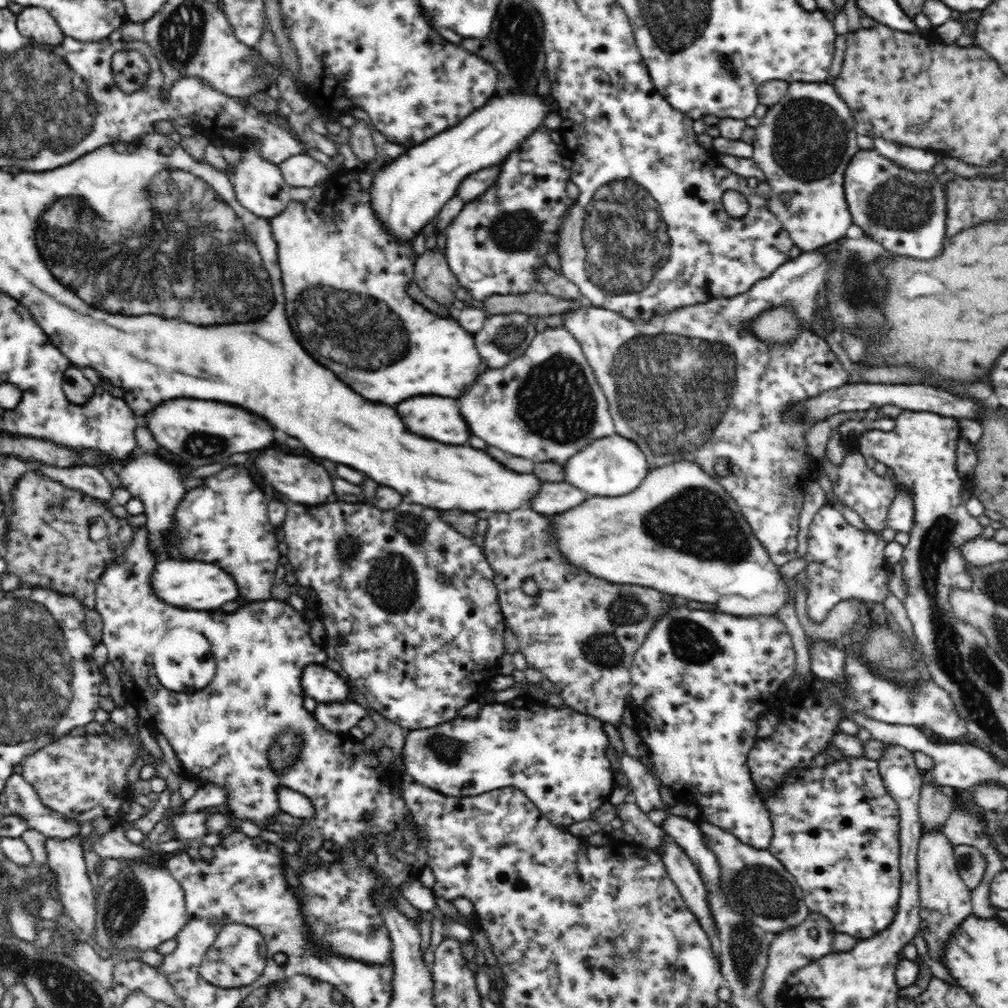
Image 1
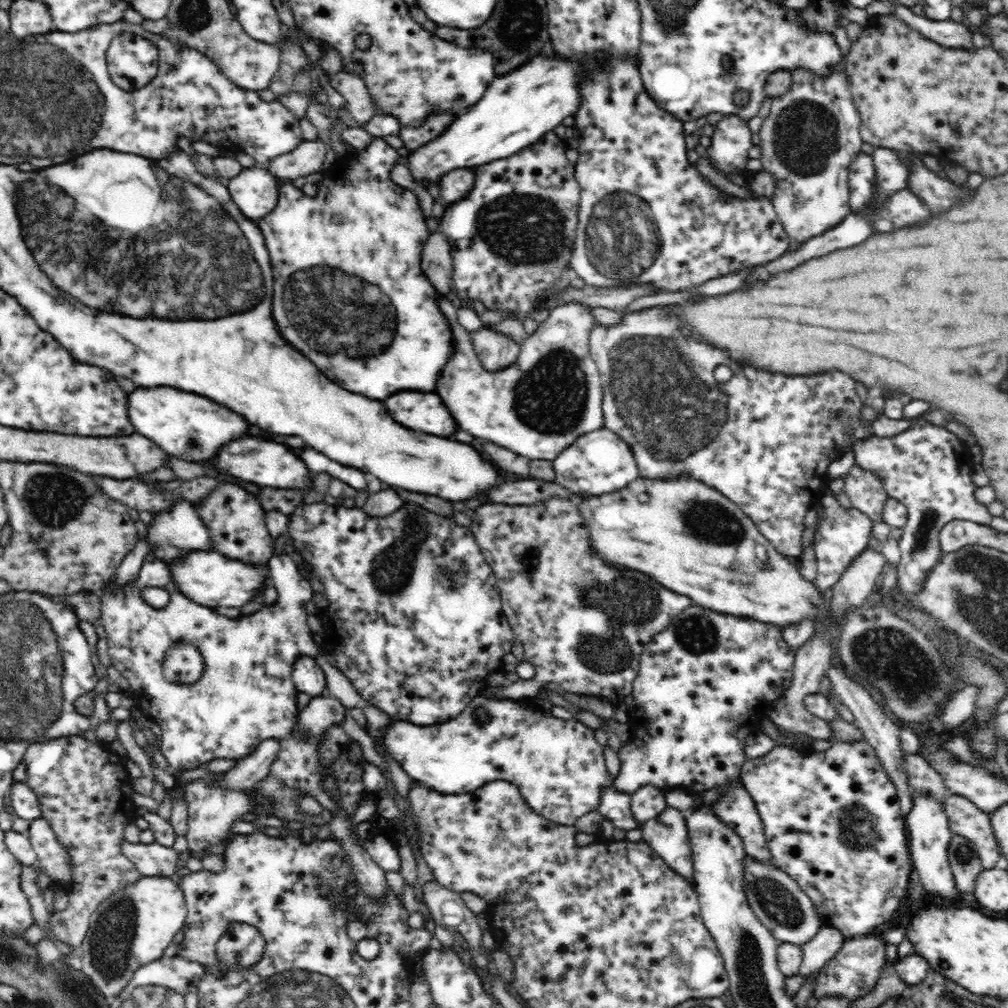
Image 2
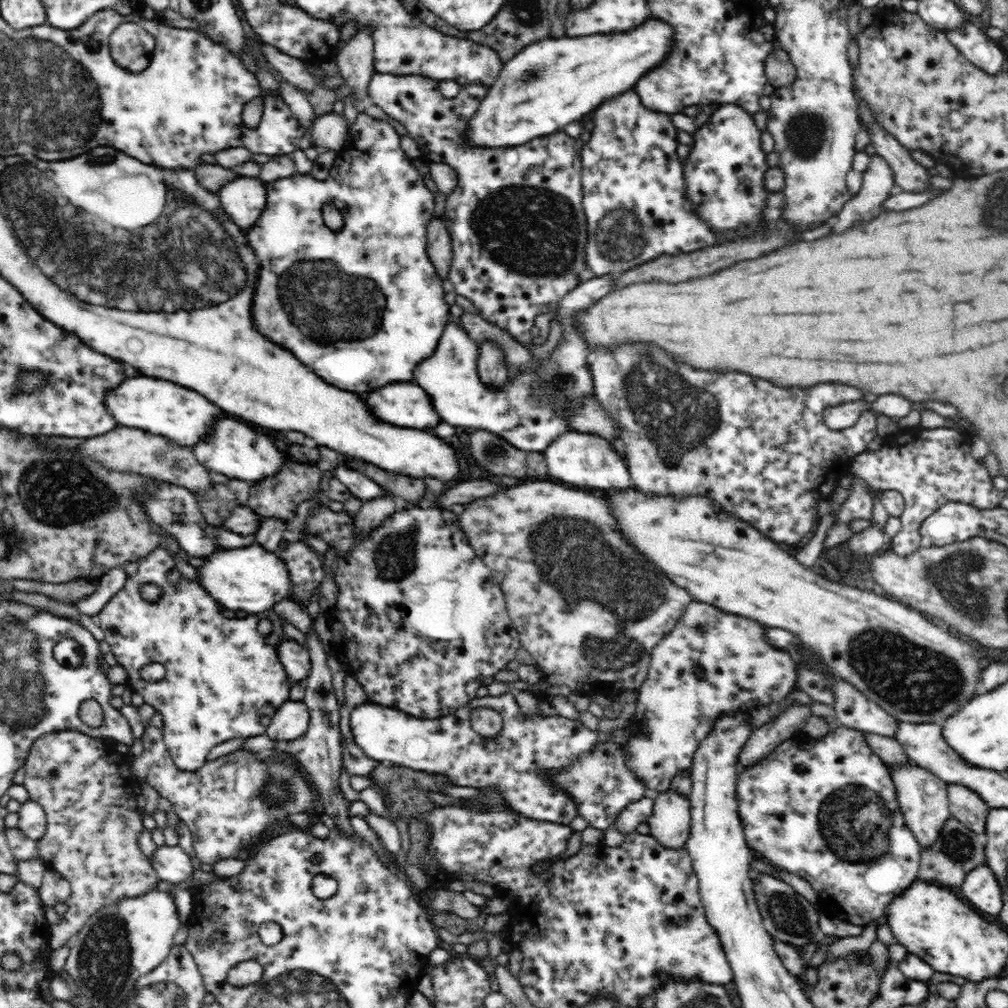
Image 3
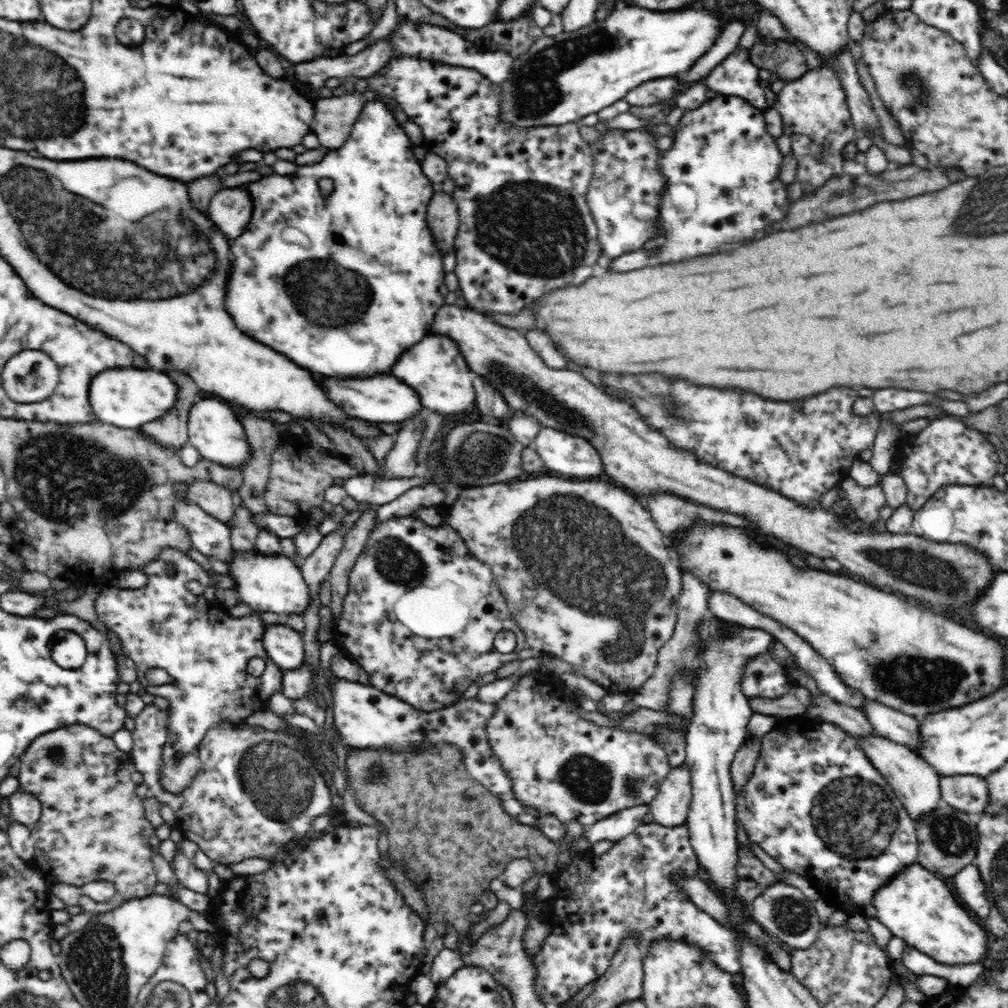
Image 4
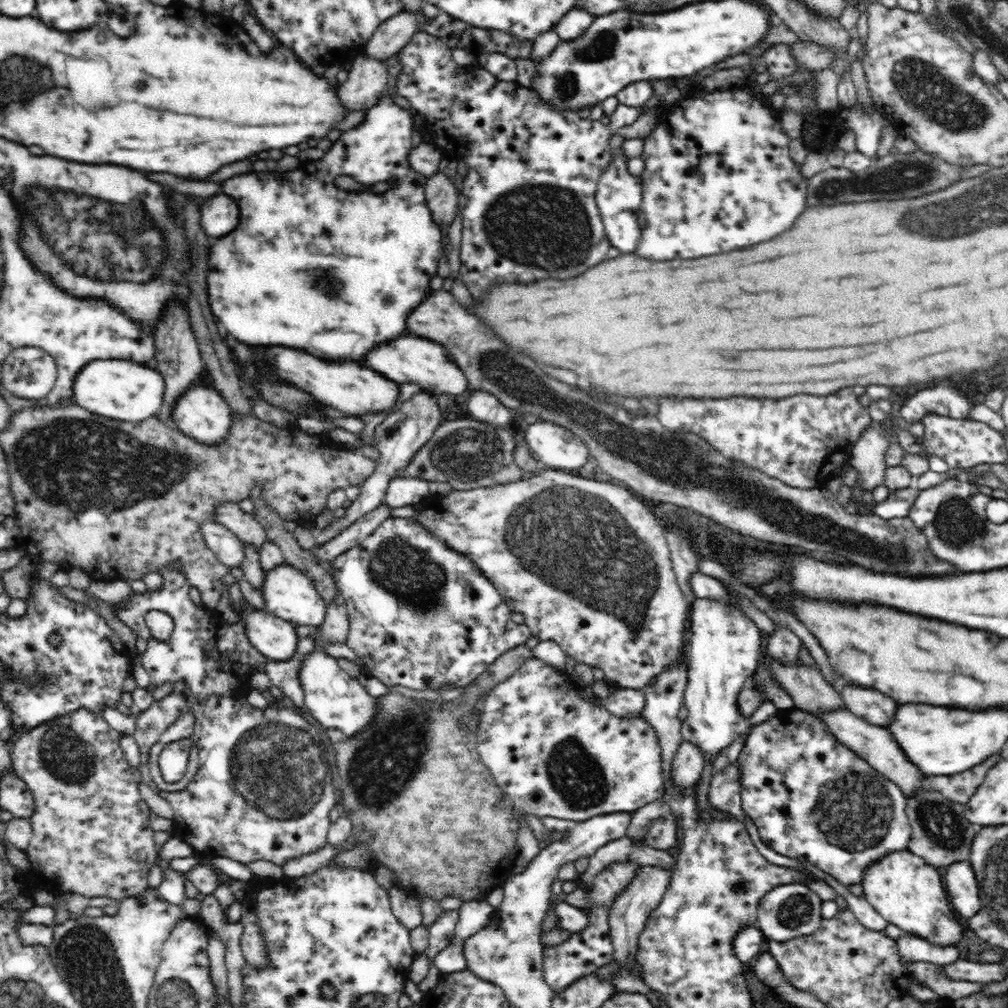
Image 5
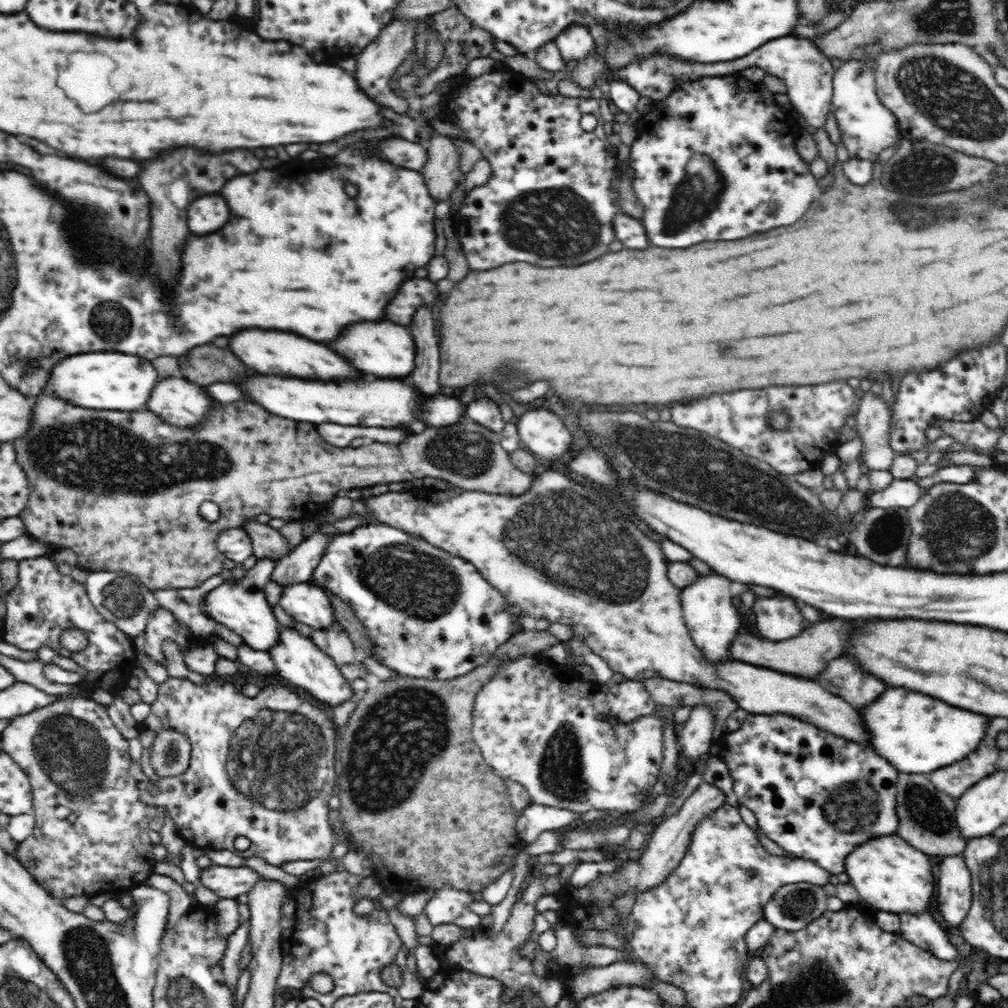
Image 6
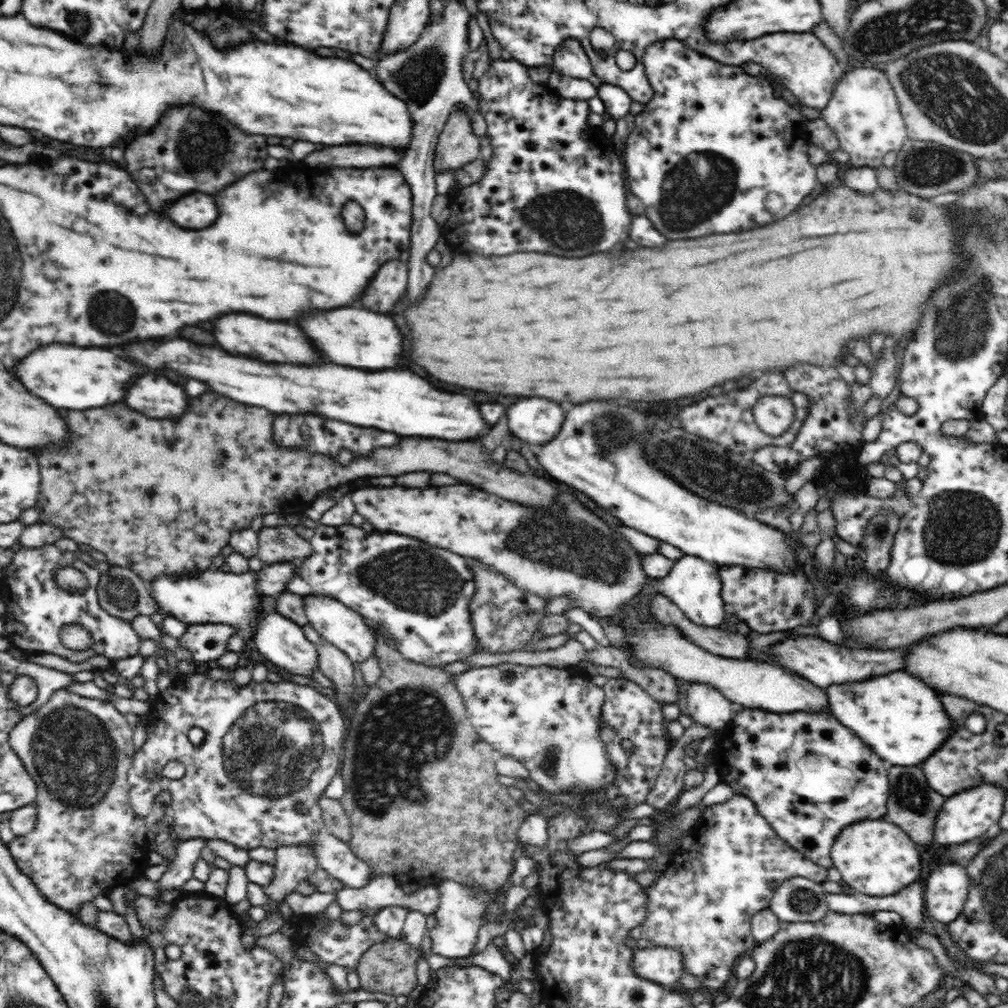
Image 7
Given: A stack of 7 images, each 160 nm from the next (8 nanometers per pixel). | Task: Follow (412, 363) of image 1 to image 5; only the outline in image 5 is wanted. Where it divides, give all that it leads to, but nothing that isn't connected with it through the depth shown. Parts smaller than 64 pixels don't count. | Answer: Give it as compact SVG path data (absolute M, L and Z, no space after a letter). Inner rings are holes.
M384 95L372 108L366 112L366 118L362 124L344 132L338 142L328 150L328 154L320 160L310 158L303 162L296 169L288 172L258 172L258 174L238 174L230 180L221 184L222 192L236 198L236 203L240 206L240 224L234 232L230 232L224 238L218 238L216 244L212 244L210 252L210 264L212 272L208 274L208 298L214 316L218 322L224 326L224 330L238 338L240 342L252 344L252 346L286 346L286 348L296 348L296 350L306 350L308 354L322 358L322 360L354 360L360 362L364 356L390 340L396 340L398 336L409 333L406 327L406 320L414 308L420 306L422 300L426 300L432 294L430 280L437 275L438 262L442 258L443 244L440 225L434 222L431 210L428 208L425 197L425 186L427 178L415 172L408 161L408 152L414 149L412 144L412 133L414 128L413 115L411 110L394 103L392 96ZM336 176L352 176L356 182L362 184L362 190L358 192L346 192L334 186ZM392 180L392 186L385 192L376 193L370 190L378 182Z

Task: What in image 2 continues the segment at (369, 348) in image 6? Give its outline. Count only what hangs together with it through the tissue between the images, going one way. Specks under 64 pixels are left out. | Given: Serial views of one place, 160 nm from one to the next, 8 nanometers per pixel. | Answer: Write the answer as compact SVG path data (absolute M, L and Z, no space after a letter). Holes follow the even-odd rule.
M445 296L437 300L452 329L454 354L446 362L442 378L438 382L438 394L442 396L446 408L452 412L456 424L470 432L476 438L490 440L498 446L504 446L520 456L530 460L554 460L564 448L568 448L582 434L604 428L602 404L605 399L601 376L597 364L589 351L589 334L595 320L592 308L579 302L568 302L558 308L552 308L549 316L537 329L527 336L521 345L516 362L507 372L490 372L479 361L473 350L472 339L468 331L458 322L457 308Z

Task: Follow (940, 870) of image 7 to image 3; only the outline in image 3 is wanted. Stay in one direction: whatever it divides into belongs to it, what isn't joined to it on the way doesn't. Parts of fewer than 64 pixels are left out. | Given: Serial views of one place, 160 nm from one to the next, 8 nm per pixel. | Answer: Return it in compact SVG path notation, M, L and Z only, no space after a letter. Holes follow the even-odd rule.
M981 865L974 871L968 872L964 882L960 884L960 890L978 911L1000 914L1004 904L1002 887L988 866Z

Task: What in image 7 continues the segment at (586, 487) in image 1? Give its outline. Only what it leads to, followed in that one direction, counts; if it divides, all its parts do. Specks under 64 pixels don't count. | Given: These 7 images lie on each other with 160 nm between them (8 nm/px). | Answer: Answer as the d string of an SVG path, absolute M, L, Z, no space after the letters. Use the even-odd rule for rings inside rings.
M524 398L508 408L507 424L511 434L530 446L546 444L558 436L564 410L546 398Z

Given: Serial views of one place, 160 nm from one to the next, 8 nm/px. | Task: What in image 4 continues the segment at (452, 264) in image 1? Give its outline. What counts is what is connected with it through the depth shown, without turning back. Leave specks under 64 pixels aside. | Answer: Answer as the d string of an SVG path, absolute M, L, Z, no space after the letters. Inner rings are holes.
M396 56L386 63L377 73L368 77L368 88L377 92L384 98L394 98L400 110L408 115L408 120L416 123L422 128L424 145L428 152L441 156L448 165L448 175L453 179L455 189L453 197L459 214L459 229L455 238L455 274L459 282L459 289L462 290L462 297L468 306L475 311L485 314L518 314L522 308L530 306L534 300L542 298L550 290L556 288L568 288L568 286L580 286L588 276L594 274L596 260L600 256L598 246L598 227L594 217L587 205L587 190L594 174L593 150L594 144L586 143L579 133L578 122L567 123L563 126L540 126L530 129L520 129L504 123L500 119L500 93L501 85L490 82L484 74L470 68L461 66L444 66L439 62L414 58L413 56Z

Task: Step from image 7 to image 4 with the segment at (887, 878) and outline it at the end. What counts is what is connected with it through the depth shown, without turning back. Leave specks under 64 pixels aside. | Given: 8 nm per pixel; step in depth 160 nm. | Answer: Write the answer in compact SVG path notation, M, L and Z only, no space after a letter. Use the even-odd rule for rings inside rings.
M919 863L901 871L890 884L882 886L874 894L873 906L877 910L877 919L887 926L893 936L902 938L907 946L931 956L940 964L974 964L982 962L988 952L988 932L986 933L974 918L966 912L966 908L952 895L950 887L940 876L924 869Z

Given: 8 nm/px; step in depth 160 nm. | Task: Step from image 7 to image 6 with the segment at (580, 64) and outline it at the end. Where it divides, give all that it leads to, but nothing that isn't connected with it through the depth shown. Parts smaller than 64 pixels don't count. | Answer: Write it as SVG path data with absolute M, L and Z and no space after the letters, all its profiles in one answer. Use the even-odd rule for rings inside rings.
M573 24L565 28L555 38L564 61L579 61L583 59L595 46L594 37L590 35L590 29L584 25Z

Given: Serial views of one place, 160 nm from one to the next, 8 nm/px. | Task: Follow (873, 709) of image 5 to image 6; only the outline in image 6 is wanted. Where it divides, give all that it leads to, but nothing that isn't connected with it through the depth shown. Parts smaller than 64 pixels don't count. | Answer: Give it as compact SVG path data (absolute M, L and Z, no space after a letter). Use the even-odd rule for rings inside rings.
M846 656L832 660L816 676L816 681L822 684L831 682L838 686L838 695L857 711L870 706L889 687L885 682L882 684L879 678L876 680L873 674L862 672L856 667L856 661Z

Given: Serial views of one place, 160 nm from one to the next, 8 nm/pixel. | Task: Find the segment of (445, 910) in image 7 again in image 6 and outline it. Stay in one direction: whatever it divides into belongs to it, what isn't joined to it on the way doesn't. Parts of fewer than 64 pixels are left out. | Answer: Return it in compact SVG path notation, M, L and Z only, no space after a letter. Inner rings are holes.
M536 870L529 874L529 880L524 883L517 901L513 904L511 915L499 933L488 935L481 933L477 928L460 928L448 923L434 926L431 938L438 948L441 948L442 956L452 961L457 968L496 978L506 989L514 990L517 996L523 994L532 998L532 994L536 994L544 1006L557 1006L565 995L562 981L538 976L532 967L532 959L522 957L520 953L520 946L533 934L536 902L543 896L556 894L562 886L553 876L542 878L538 873Z

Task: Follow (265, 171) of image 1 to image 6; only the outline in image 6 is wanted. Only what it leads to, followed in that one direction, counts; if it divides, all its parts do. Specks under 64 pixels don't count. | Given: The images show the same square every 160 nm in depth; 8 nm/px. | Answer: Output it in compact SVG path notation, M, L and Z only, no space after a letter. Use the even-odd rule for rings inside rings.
M204 196L188 204L188 226L194 234L216 232L224 228L230 218L228 203L220 196Z

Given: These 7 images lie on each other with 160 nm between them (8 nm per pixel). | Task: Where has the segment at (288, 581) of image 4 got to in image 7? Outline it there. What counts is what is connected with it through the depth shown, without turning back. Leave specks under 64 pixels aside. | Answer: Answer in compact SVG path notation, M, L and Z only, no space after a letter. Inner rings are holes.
M308 595L304 598L304 613L310 621L310 626L326 639L340 647L340 650L351 659L352 663L363 663L376 652L376 635L371 623L350 607L324 595Z

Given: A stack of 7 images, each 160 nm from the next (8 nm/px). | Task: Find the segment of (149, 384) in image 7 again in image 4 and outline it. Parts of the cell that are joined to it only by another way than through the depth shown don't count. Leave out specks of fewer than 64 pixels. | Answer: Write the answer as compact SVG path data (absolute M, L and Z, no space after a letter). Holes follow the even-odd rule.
M202 395L188 414L188 444L197 448L201 458L207 458L222 466L245 466L250 460L250 445L244 433L244 425L236 416L233 405L212 396Z

